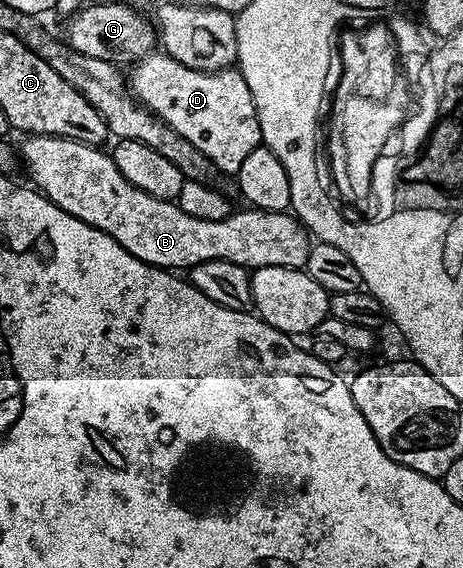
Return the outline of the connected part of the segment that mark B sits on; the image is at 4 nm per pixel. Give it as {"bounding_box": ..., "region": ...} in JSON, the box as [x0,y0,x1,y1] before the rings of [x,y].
{"bounding_box":[20,135,312,269],"region":[[[26,135],[23,138],[20,159],[24,171],[30,174],[29,182],[57,207],[72,213],[80,221],[108,233],[120,246],[128,249],[132,257],[144,261],[153,267],[167,269],[189,269],[204,261],[232,261],[247,269],[255,267],[296,267],[305,268],[308,253],[312,246],[311,236],[293,214],[286,211],[259,211],[257,209],[235,210],[224,221],[200,221],[178,207],[177,202],[152,197],[144,189],[136,189],[116,169],[113,154],[102,152],[101,146],[93,143],[81,143],[55,135]]]}

